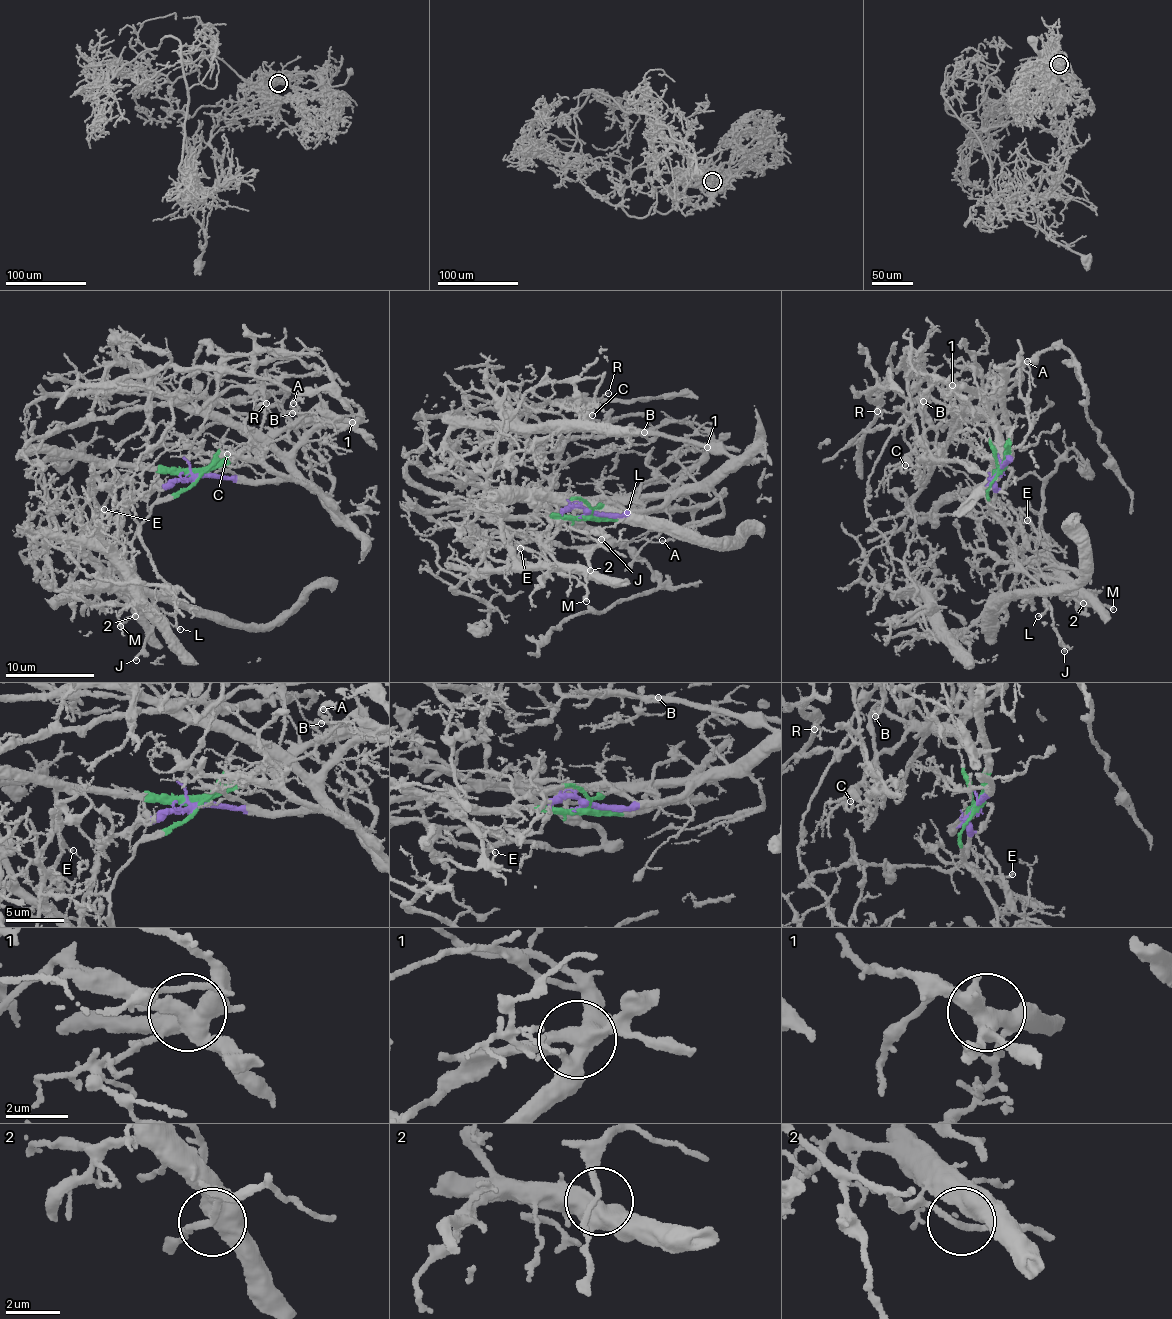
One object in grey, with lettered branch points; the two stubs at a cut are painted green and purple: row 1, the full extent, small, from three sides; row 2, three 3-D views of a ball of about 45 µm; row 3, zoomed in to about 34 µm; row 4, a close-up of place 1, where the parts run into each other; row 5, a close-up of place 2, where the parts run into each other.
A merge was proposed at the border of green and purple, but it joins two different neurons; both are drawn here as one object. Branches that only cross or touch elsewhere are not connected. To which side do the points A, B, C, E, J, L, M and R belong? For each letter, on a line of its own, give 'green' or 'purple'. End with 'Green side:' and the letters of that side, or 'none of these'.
A: purple
B: purple
C: purple
E: green
J: green
L: green
M: green
R: purple
Green side: E, J, L, M

